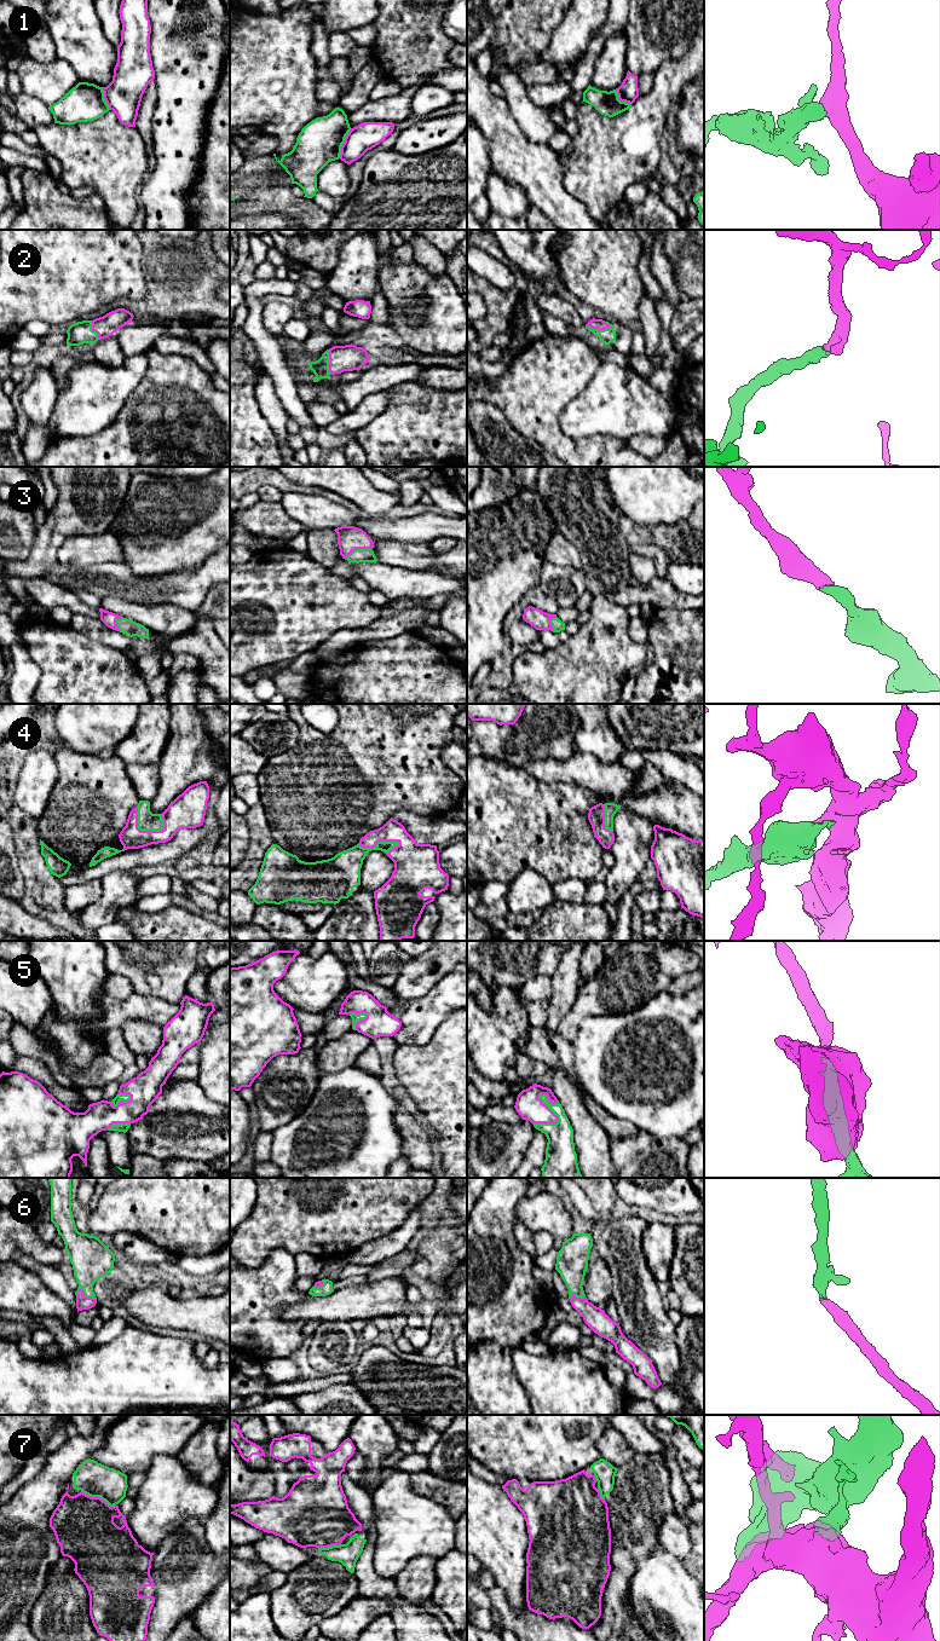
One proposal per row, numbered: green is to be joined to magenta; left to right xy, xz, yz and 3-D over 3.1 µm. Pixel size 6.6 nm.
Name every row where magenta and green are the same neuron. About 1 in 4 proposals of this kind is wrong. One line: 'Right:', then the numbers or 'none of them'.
Right: 2, 3, 4, 5, 6, 7

